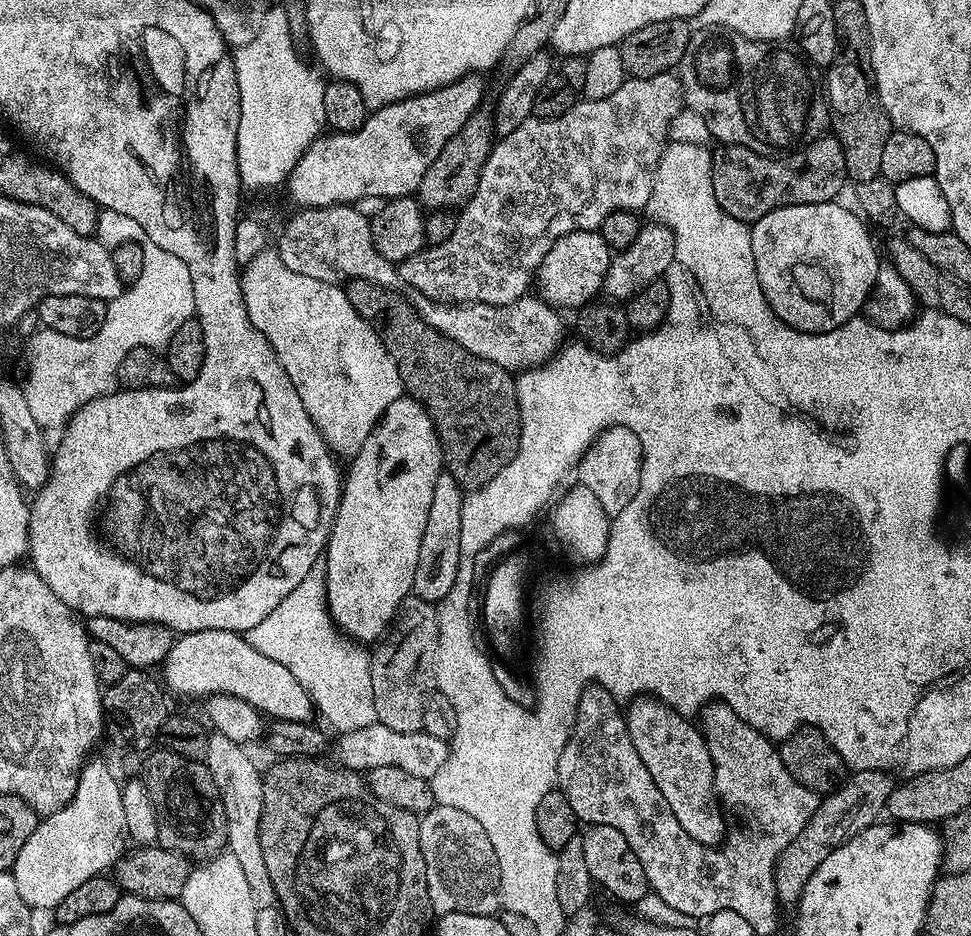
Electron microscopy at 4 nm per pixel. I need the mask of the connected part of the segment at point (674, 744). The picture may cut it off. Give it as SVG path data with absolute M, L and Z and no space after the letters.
M647 694L633 699L627 705L626 719L630 742L634 742L634 750L638 750L638 758L642 758L646 770L650 770L650 778L654 778L658 790L662 790L662 798L666 798L666 806L674 810L674 818L678 818L678 824L682 826L682 830L686 830L686 834L690 834L690 838L694 838L699 844L719 845L726 836L725 817L722 815L720 797L717 796L714 788L716 768L712 765L710 750L704 741L703 731L689 717L678 714L668 704L663 704Z

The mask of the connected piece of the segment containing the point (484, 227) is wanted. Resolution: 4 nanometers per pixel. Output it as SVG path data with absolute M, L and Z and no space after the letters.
M672 72L654 74L650 78L638 78L637 76L626 78L610 98L598 98L597 100L577 99L571 108L551 118L529 118L519 124L510 134L499 137L493 143L491 152L488 153L486 162L480 171L478 184L474 194L468 199L468 203L459 209L456 216L456 229L446 242L435 246L425 247L423 252L414 254L410 258L399 261L398 276L413 289L413 293L425 296L441 304L509 304L518 298L529 295L533 287L534 277L540 271L540 264L546 258L550 246L558 242L571 232L590 232L599 229L602 218L606 214L614 214L614 210L640 210L648 203L650 190L652 189L652 174L656 170L656 163L660 161L660 155L665 150L668 137L668 124L681 112L684 104L684 88L680 84L679 75Z

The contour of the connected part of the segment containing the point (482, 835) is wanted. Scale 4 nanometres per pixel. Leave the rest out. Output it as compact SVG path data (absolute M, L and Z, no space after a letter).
M437 804L420 816L420 845L422 858L426 862L426 886L433 913L457 912L491 916L501 911L498 854L494 854L494 846L490 846L486 830L482 830L481 824L470 818L470 814L465 814L454 806Z

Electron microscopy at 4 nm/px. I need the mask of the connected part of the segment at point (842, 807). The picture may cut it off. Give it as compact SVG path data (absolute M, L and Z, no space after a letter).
M880 770L853 771L844 783L827 793L817 803L816 812L808 819L808 825L796 835L776 859L776 895L781 901L799 901L800 892L806 886L808 875L816 869L832 849L844 844L851 836L857 836L881 819L894 787L889 773Z

